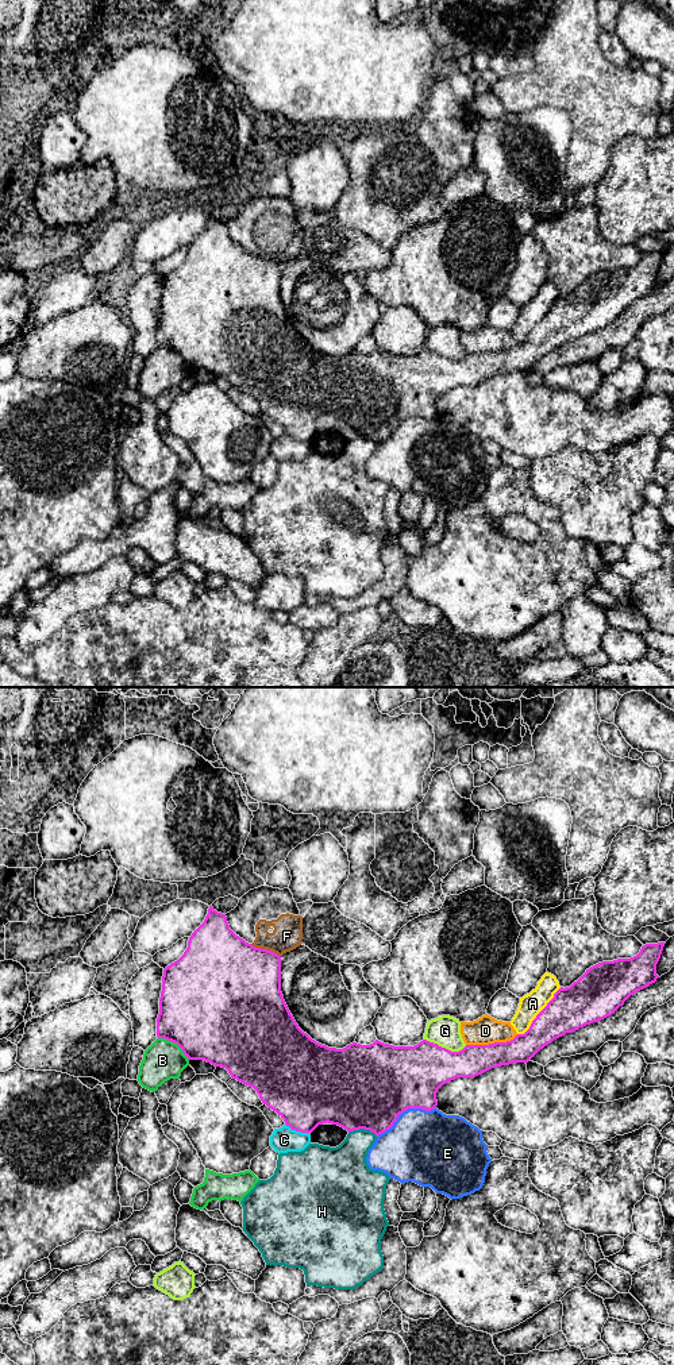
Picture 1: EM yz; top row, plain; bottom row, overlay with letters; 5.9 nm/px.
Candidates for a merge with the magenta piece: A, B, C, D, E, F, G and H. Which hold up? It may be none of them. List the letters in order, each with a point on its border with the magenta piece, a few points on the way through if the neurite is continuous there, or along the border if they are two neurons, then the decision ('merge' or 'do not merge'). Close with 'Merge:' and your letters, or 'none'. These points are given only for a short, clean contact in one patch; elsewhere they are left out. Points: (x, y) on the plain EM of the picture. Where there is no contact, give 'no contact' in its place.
A: contact yz (539, 322); do not merge
B: contact yz (176, 351); border yz (158, 346), (173, 350), (188, 369); do not merge
C: contact yz (297, 439); do not merge
D: contact yz (492, 353); do not merge
E: contact yz (404, 419); do not merge
F: contact yz (265, 258); border yz (250, 253), (270, 258), (280, 265); do not merge
G: contact yz (445, 357); do not merge
H: contact yz (364, 436); do not merge
Merge: none

